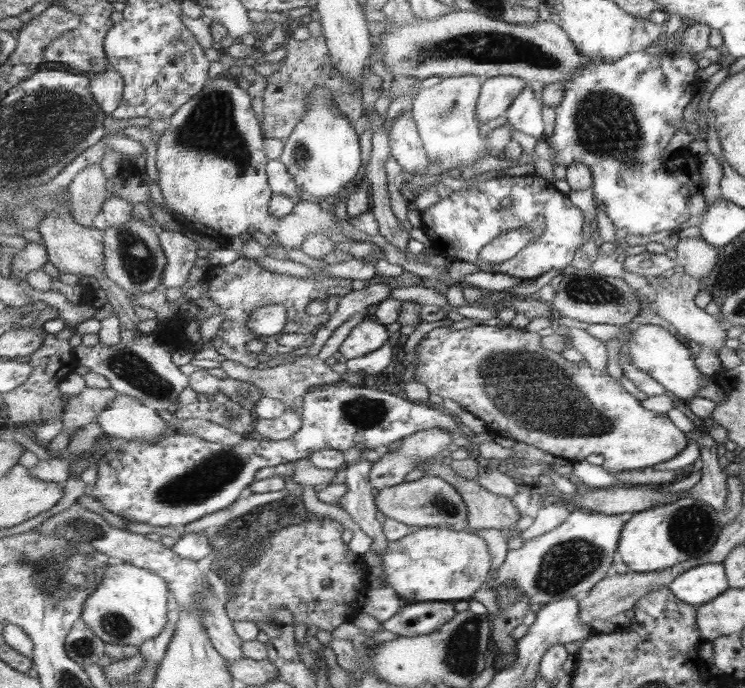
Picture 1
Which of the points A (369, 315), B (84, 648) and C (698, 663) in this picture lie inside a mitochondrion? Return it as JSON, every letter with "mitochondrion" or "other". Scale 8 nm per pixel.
{"A":"other","B":"mitochondrion","C":"other"}

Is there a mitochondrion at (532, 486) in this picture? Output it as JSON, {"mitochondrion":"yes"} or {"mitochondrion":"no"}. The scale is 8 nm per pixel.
{"mitochondrion":"no"}

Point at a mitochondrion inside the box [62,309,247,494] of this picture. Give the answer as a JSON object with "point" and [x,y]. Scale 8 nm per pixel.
{"point":[135,371]}

